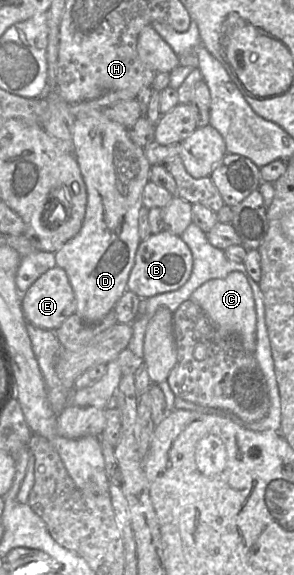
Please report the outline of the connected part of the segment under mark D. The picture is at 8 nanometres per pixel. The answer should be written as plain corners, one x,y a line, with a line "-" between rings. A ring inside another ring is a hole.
105,117
77,118
73,126
74,156
78,162
87,190
86,213
79,233
55,252
56,266
67,273
74,292
76,314
87,323
102,320
127,291
127,282
141,242
138,232
142,194
149,182
151,164
144,149
130,138
121,124

